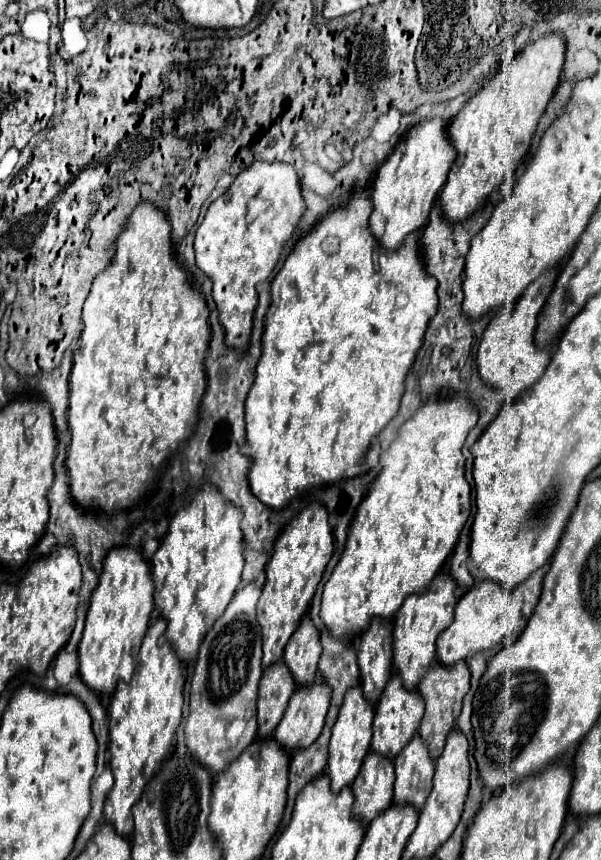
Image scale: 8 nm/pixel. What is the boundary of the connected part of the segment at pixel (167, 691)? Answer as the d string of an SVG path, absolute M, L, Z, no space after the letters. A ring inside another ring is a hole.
M154 621L142 641L138 663L128 685L116 687L108 717L110 717L110 769L114 775L114 787L104 805L104 819L114 825L118 835L132 833L132 805L140 799L146 783L158 771L162 759L172 751L176 729L182 721L184 705L184 675L180 659L170 643L164 641L166 621Z

